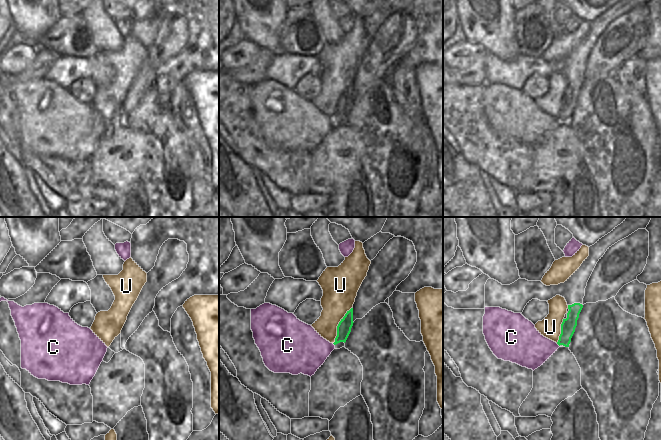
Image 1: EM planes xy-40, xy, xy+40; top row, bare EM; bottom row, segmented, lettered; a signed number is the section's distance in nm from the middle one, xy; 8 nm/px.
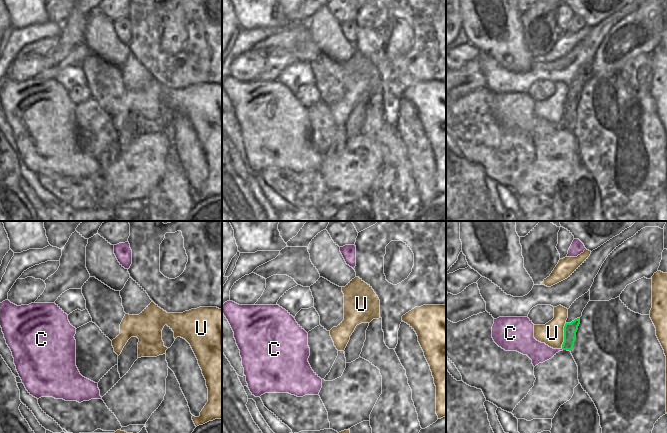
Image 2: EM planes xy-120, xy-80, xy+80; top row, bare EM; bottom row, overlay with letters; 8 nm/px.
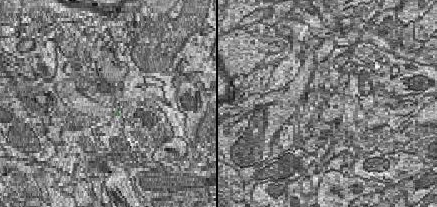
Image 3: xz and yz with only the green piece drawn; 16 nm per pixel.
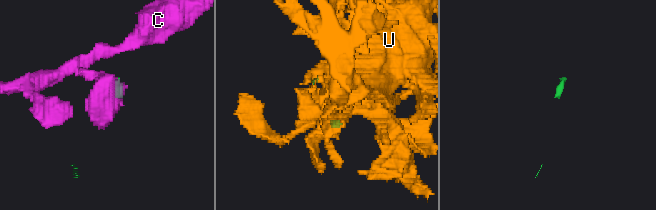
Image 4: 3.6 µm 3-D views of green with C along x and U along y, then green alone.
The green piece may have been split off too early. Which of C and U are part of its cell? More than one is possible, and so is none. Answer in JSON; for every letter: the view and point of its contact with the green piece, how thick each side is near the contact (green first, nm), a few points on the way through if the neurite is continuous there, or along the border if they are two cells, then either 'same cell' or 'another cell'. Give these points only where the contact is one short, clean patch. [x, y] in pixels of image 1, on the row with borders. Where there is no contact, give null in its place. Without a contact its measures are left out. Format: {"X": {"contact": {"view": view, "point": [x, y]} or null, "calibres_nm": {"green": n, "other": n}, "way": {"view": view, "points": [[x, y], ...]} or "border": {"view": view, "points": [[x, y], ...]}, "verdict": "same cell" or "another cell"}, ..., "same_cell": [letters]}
{"C": {"contact": {"view": "xy+40", "point": [558, 344]}, "calibres_nm": {"green": 120, "other": 300}, "border": {"view": "xy+40", "points": [[556, 343], [559, 346]]}, "verdict": "another cell"}, "U": {"contact": {"view": "xy", "point": [338, 325]}, "calibres_nm": {"green": 110, "other": 260}, "border": {"view": "xy", "points": [[351, 307], [339, 322], [337, 335], [333, 343]]}, "verdict": "another cell"}, "same_cell": []}

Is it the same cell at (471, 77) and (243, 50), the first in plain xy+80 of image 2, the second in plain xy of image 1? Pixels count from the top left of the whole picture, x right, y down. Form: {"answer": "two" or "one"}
{"answer": "two"}

